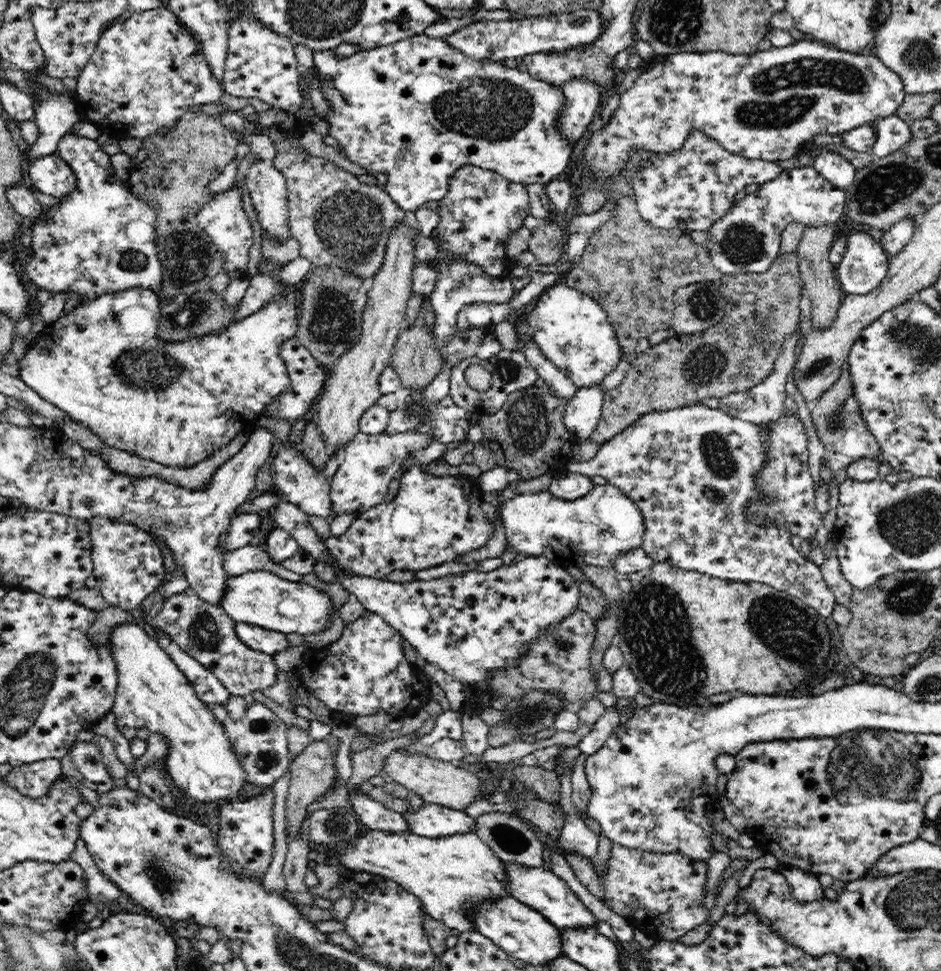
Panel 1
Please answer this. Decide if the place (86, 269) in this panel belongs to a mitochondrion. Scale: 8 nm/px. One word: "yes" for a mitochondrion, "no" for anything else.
no

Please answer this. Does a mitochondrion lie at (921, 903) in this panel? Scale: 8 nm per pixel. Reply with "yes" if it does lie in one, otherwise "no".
yes

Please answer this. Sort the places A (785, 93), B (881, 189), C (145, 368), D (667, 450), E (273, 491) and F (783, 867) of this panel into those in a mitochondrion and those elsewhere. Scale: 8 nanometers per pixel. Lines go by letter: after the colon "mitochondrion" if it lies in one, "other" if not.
A: mitochondrion
B: mitochondrion
C: mitochondrion
D: other
E: other
F: other

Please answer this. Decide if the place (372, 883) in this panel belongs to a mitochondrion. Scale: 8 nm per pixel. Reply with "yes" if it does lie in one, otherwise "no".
no

